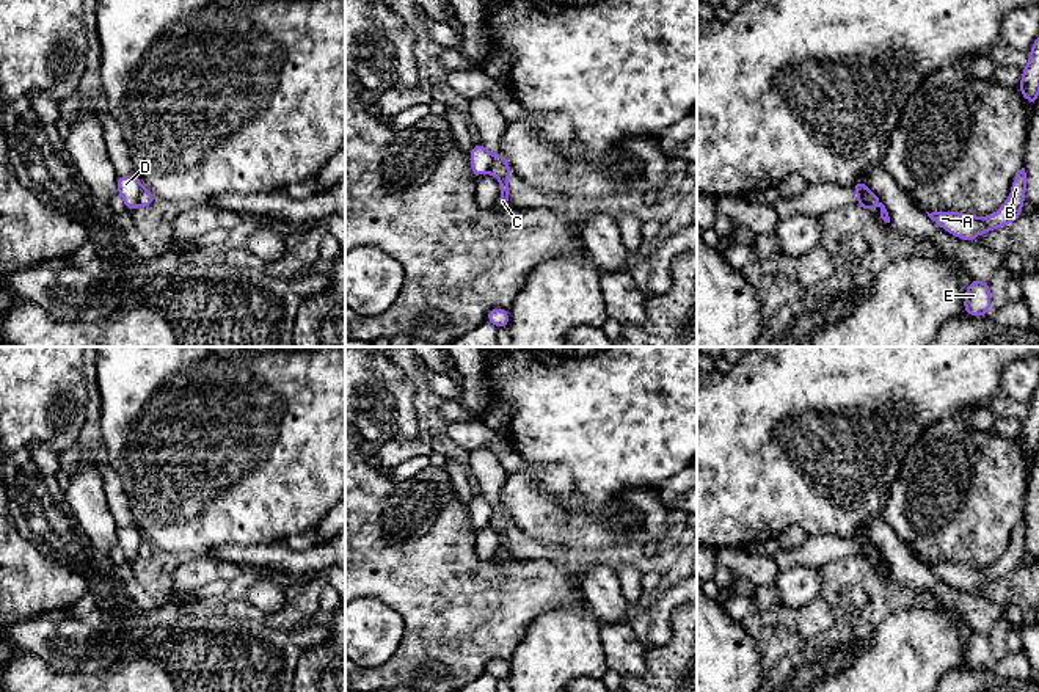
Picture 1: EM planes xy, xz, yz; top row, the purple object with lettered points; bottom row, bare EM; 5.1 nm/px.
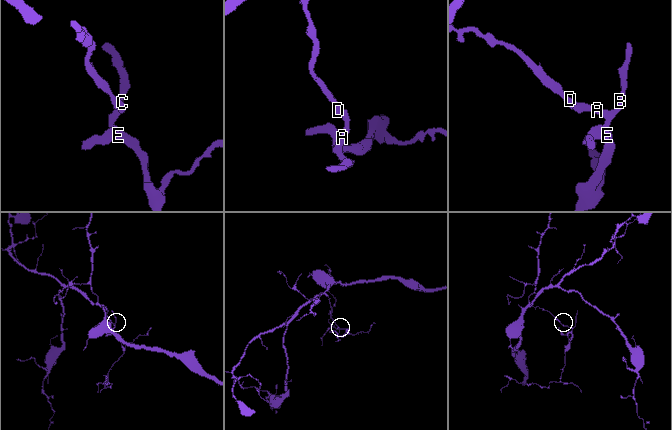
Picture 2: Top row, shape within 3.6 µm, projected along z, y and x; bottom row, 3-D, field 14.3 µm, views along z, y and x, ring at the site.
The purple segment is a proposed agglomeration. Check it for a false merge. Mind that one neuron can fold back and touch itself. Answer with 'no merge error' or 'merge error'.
merge error

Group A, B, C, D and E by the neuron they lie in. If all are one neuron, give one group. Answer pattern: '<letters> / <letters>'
A B C E / D

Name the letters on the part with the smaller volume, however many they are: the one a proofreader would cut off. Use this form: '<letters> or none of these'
A, B, C, E

